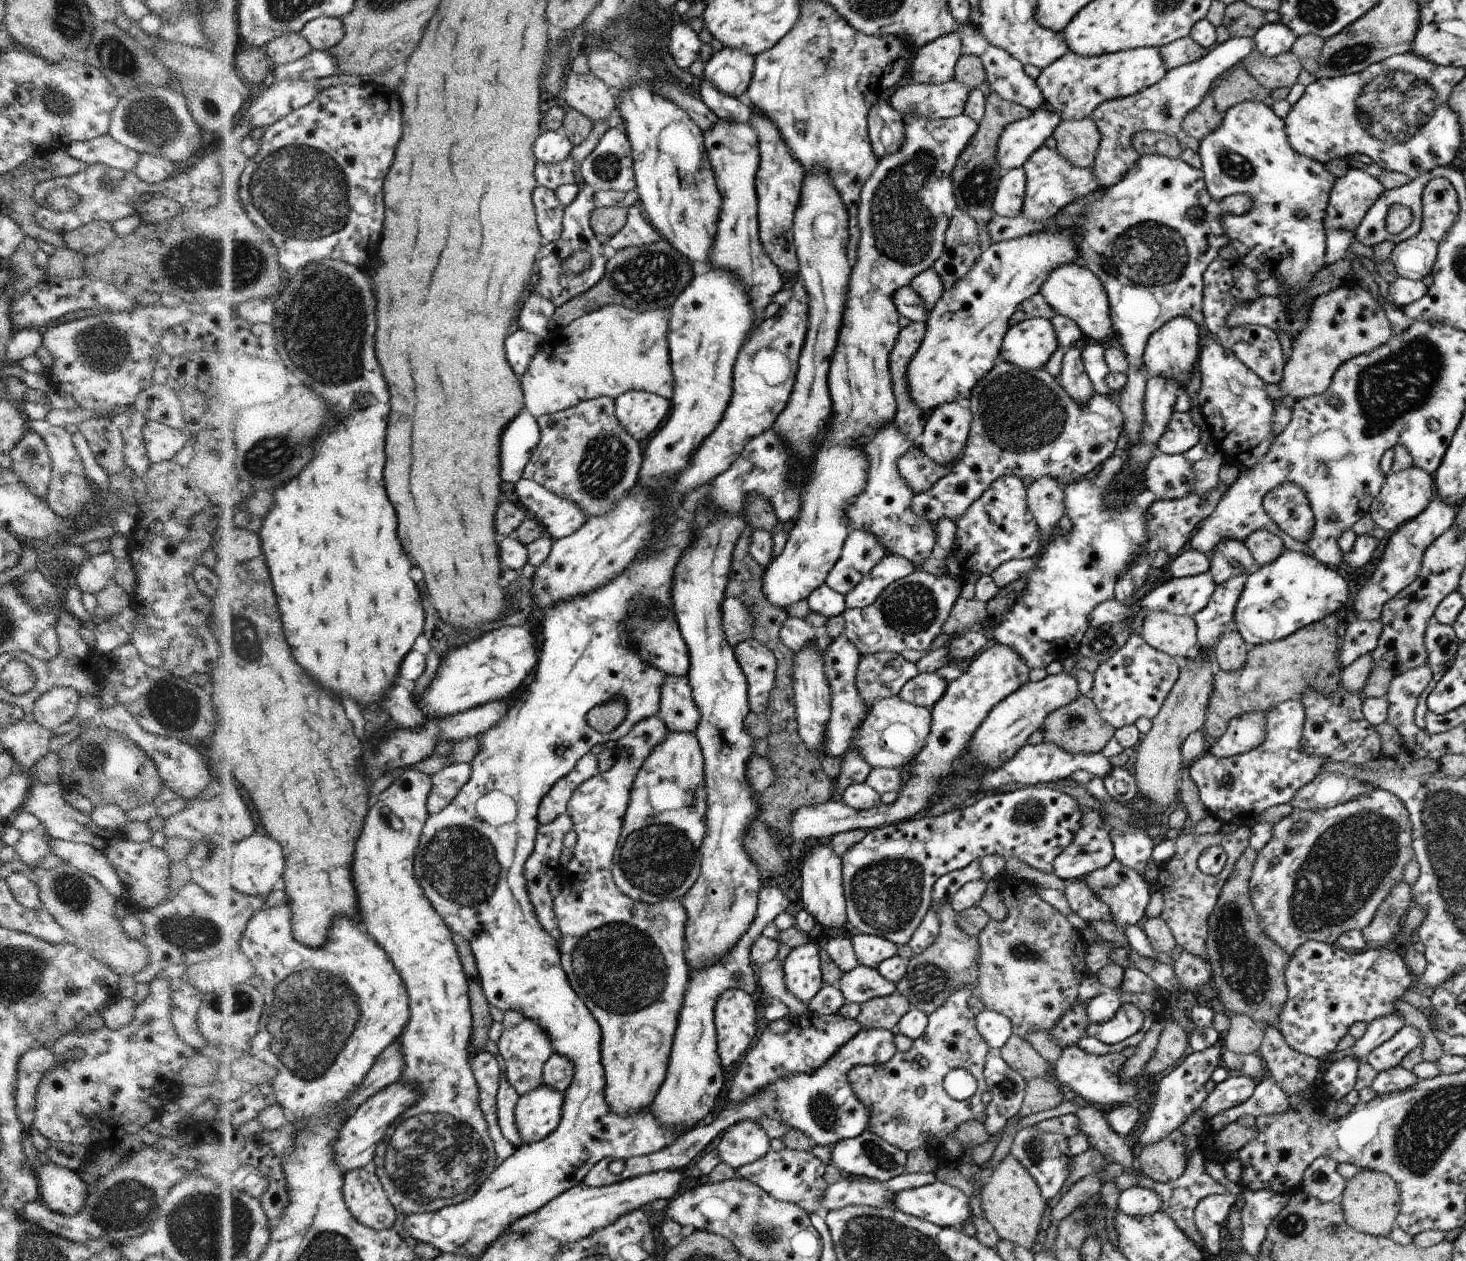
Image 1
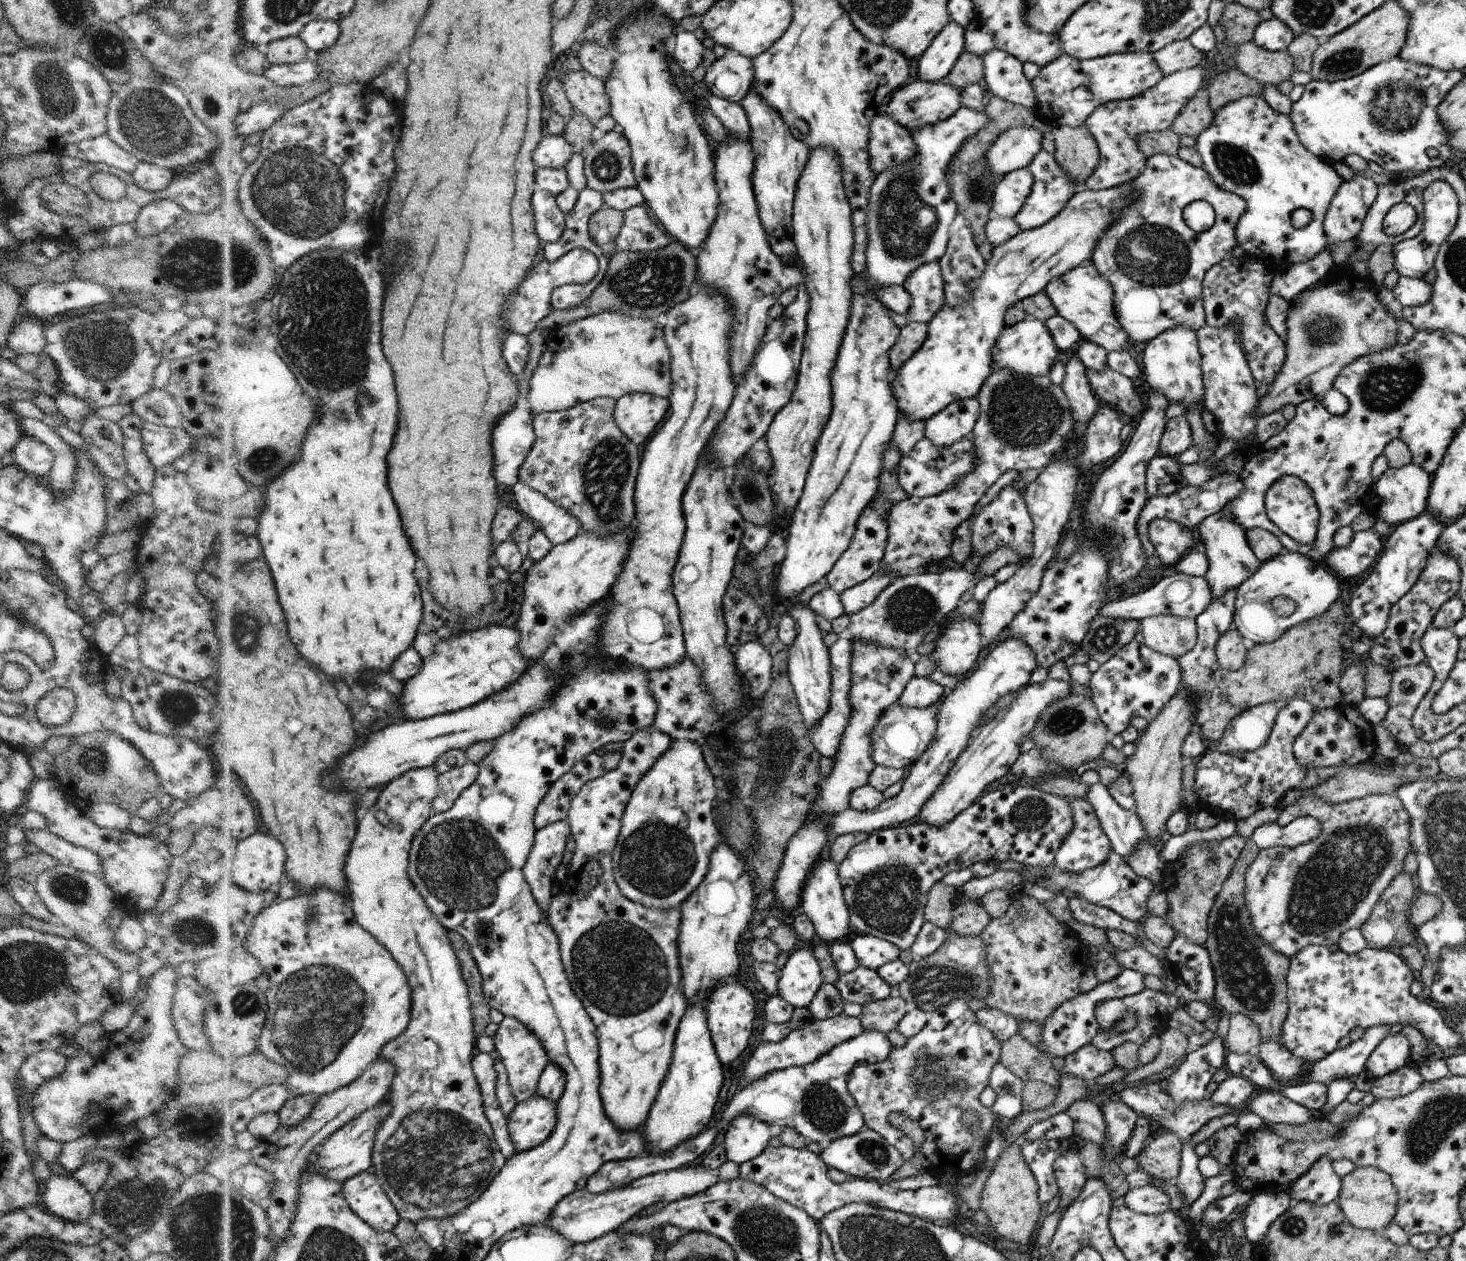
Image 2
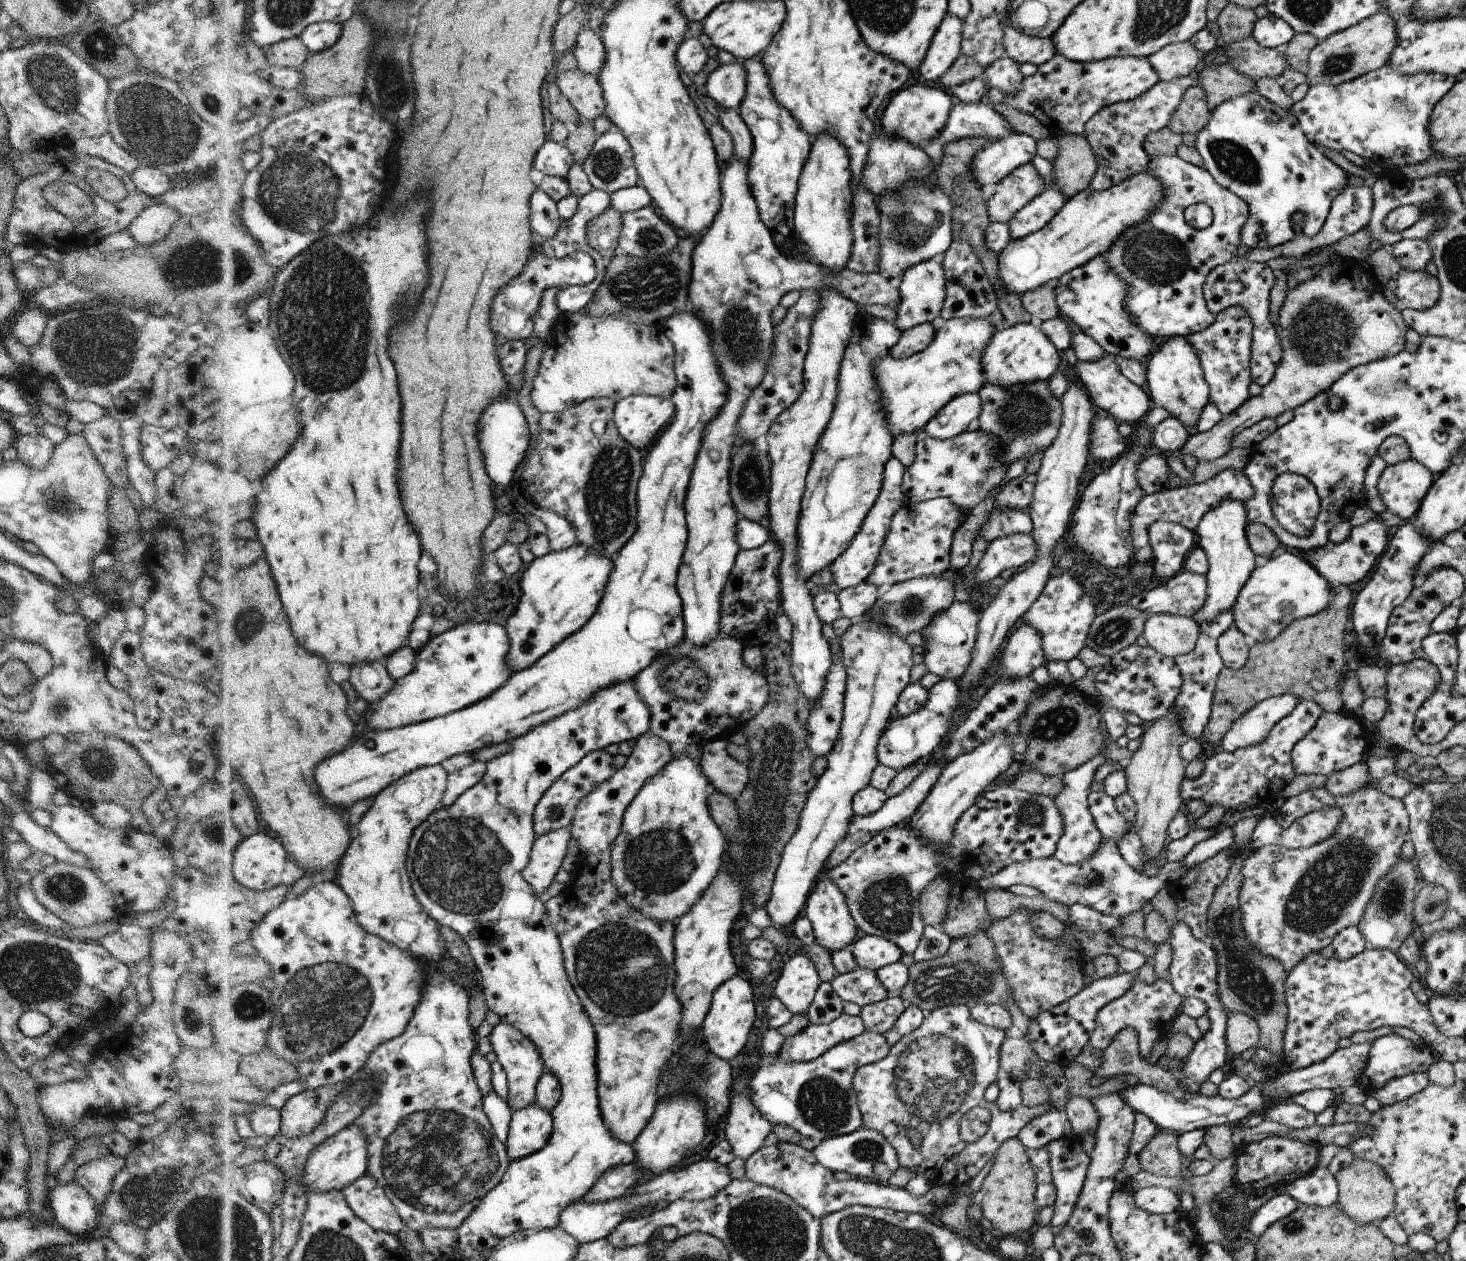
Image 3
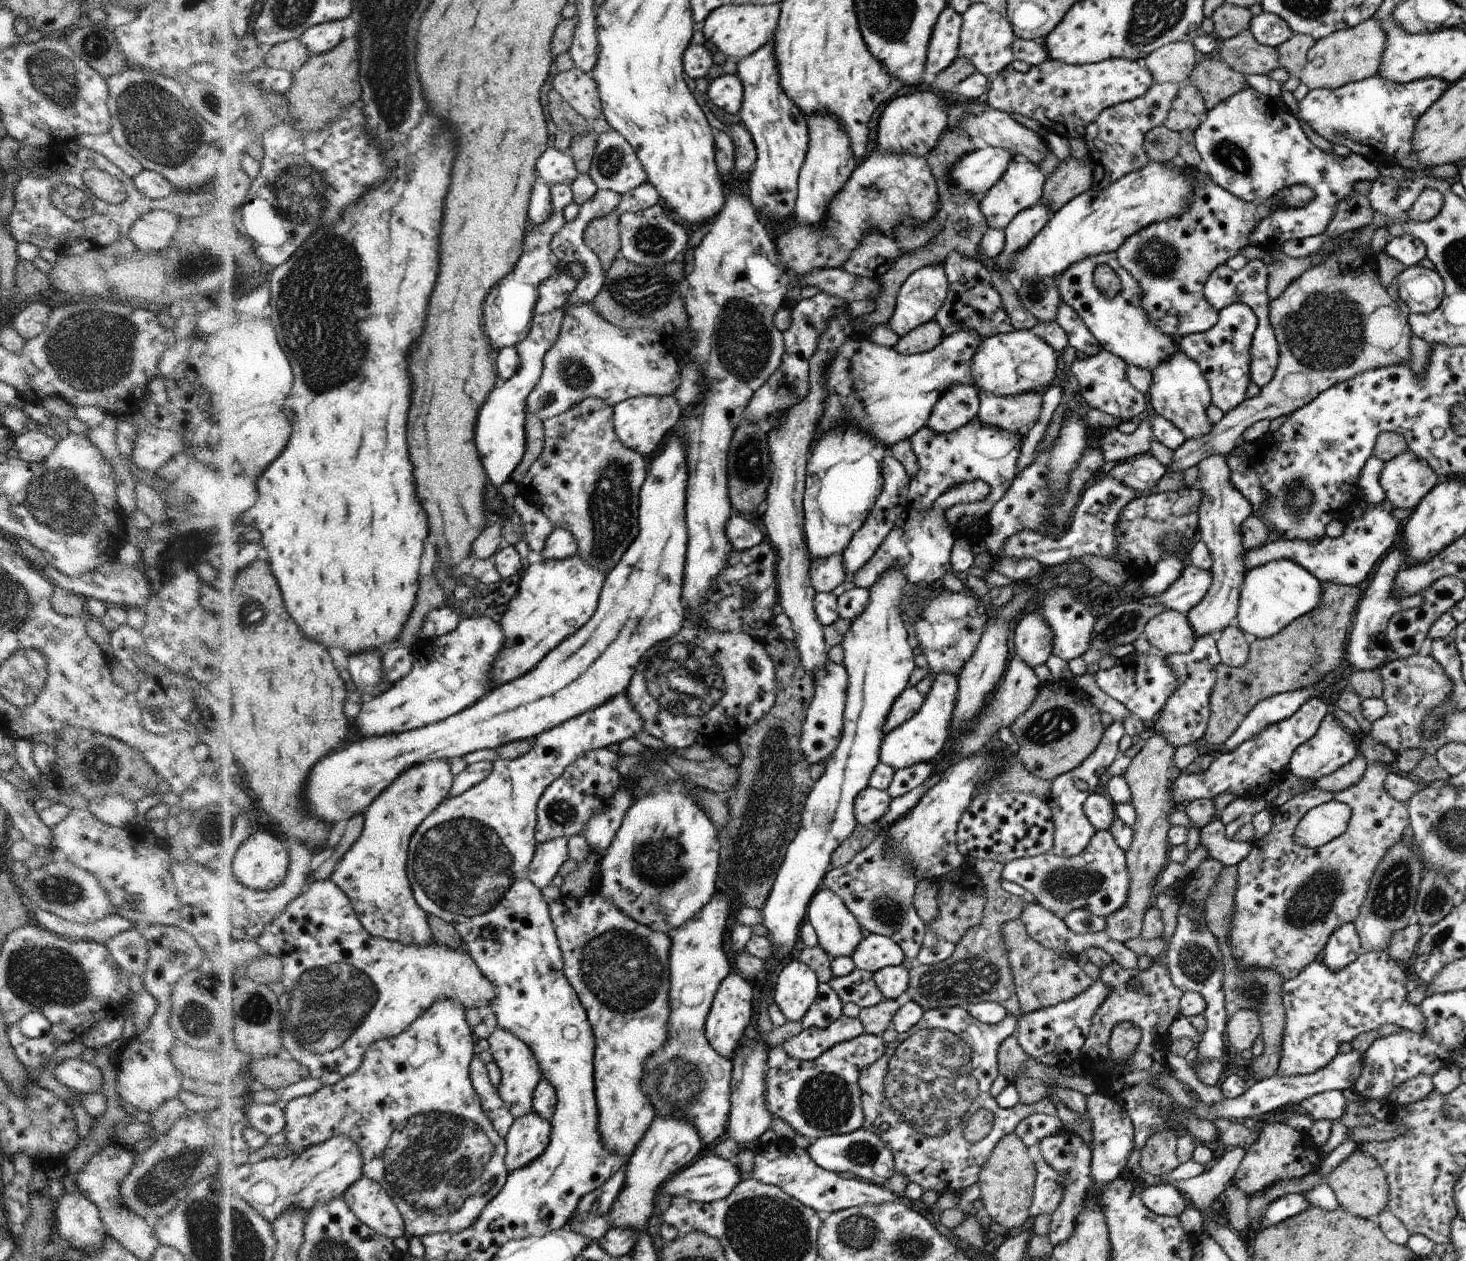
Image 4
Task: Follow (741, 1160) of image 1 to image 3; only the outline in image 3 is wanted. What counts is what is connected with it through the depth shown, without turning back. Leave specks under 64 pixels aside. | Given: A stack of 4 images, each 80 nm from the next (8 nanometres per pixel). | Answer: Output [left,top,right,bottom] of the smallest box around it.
[724,1067,772,1159]

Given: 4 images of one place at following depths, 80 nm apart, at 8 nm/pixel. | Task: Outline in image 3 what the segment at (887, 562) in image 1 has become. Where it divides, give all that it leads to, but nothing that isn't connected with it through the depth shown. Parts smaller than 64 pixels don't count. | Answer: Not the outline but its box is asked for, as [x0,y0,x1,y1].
[838,581,881,621]

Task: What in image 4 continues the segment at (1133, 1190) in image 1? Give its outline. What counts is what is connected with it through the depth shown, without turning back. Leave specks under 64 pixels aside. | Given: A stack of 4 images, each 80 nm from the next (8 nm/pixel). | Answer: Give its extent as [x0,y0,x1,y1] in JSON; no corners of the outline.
[1141,1183,1187,1217]

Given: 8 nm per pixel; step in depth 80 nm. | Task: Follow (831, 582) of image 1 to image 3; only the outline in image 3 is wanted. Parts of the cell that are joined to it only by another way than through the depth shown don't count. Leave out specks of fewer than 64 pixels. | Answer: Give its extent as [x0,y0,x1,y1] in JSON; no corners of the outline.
[830,456,906,589]

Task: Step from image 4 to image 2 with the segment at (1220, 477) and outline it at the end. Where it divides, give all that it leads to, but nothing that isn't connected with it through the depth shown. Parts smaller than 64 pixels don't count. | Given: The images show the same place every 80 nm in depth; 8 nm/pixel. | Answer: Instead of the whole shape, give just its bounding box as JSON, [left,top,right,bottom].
[1194,507,1262,601]

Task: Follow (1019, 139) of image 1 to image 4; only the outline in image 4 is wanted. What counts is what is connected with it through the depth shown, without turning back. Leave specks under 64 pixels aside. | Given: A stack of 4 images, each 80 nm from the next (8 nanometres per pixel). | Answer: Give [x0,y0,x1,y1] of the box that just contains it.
[952,147,1017,193]

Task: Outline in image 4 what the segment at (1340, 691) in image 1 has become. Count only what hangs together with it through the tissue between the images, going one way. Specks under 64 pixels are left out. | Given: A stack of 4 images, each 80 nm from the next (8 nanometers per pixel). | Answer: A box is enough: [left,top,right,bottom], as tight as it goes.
[1288,712,1360,782]

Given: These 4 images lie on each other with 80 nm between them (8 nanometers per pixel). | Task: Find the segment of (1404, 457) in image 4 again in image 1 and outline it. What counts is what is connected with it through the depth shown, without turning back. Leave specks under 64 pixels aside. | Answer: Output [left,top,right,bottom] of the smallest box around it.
[1369,467,1435,532]

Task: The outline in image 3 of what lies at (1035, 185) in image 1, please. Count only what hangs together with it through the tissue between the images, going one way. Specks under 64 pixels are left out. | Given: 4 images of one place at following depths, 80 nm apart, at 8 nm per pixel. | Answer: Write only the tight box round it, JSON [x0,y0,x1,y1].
[1007,155,1066,240]

